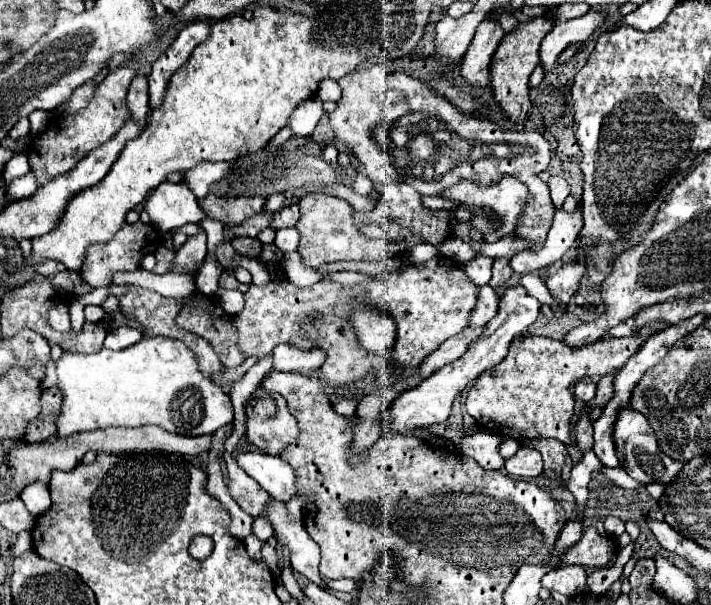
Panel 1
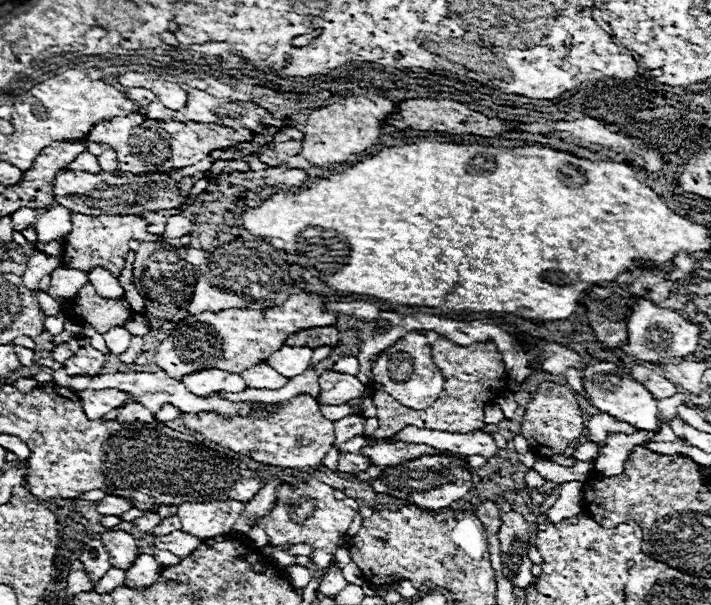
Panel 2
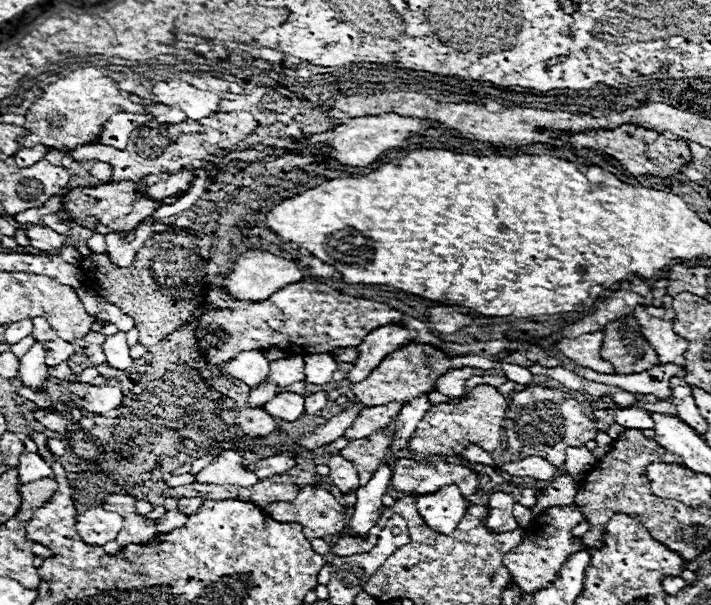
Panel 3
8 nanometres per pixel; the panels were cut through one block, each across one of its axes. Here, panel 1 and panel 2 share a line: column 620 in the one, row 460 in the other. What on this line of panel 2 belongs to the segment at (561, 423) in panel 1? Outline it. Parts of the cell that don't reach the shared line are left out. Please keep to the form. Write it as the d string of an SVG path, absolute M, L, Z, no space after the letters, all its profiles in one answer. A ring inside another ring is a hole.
M342 452L340 458L338 458L338 472L346 472L350 476L358 474L358 472L364 472L368 468L368 460L366 456L362 454L348 454L348 452Z

